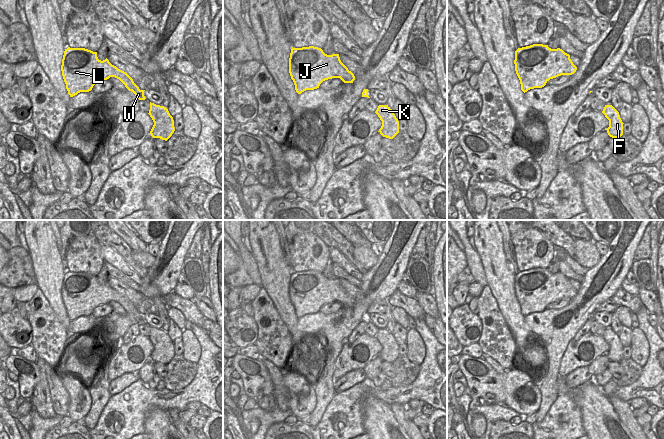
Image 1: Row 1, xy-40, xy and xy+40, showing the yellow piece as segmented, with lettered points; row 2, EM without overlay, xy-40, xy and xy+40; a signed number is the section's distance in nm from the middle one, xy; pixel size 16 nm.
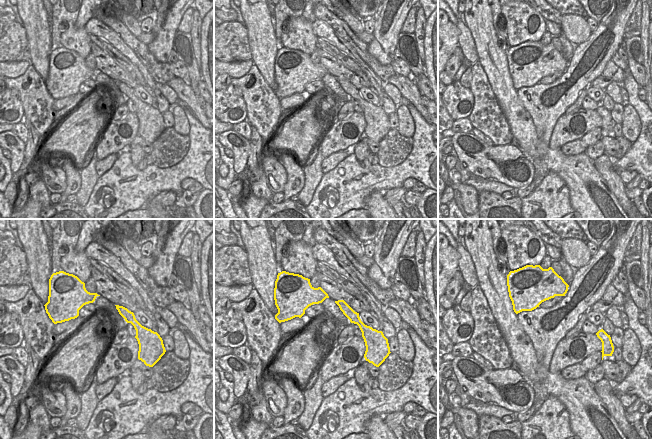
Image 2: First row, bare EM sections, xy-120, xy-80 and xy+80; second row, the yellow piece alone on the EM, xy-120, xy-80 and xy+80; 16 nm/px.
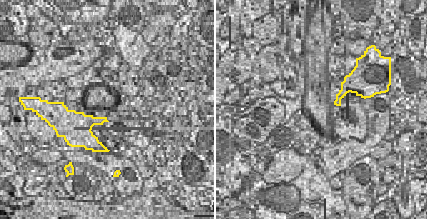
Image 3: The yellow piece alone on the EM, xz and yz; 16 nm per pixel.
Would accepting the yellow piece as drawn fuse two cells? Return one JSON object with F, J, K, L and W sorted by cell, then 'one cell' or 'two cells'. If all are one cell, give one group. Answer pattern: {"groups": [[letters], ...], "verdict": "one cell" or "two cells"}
{"groups": [["F", "J", "K", "L", "W"]], "verdict": "one cell"}

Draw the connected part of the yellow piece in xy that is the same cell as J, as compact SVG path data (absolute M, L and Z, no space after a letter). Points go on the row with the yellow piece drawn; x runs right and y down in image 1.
M309 46L291 49L289 73L298 94L319 88L328 79L340 78L353 83L354 74L341 62L339 54L327 55L321 48Z

